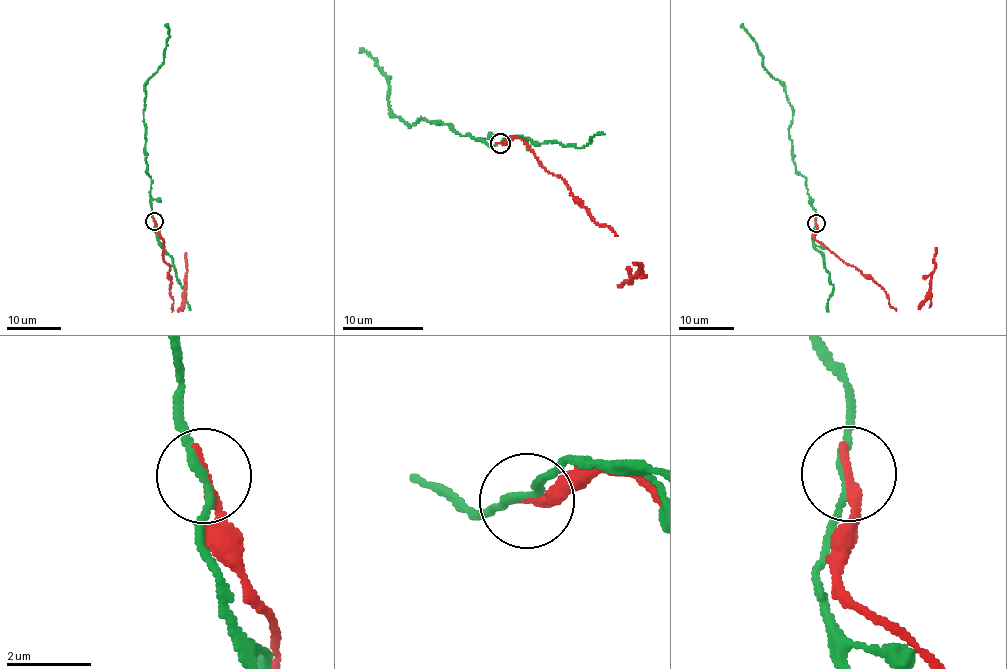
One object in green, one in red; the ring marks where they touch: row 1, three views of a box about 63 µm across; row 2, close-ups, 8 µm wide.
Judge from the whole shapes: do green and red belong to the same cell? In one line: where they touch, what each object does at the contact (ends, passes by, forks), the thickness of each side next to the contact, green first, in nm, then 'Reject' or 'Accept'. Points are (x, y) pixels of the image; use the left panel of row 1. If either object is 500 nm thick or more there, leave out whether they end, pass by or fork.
Place: (154, 221). At the ring green passes by. At the ring red ends. Thickness 180 nm (green) against 280 nm. Reject

